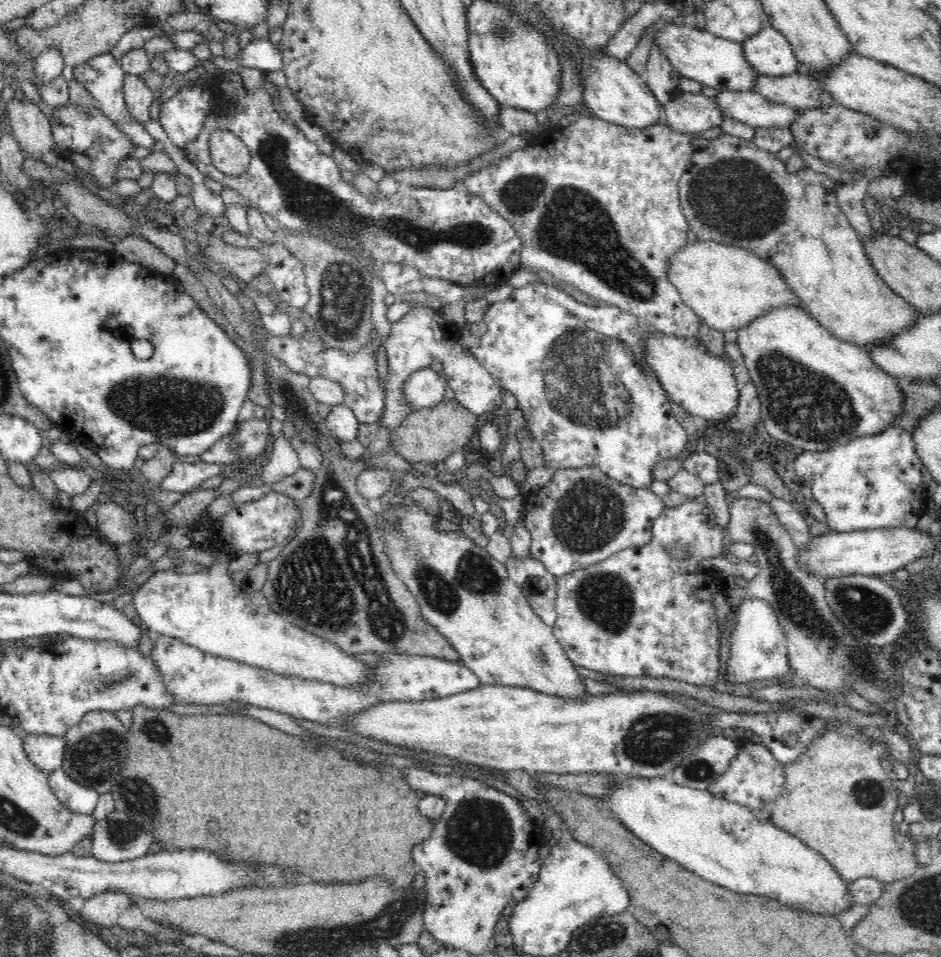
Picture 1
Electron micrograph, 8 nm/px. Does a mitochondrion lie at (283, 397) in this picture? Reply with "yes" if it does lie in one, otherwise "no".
yes

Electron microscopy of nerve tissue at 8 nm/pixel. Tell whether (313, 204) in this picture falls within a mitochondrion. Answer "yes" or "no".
yes

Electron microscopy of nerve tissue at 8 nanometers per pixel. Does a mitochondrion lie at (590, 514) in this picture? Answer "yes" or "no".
yes

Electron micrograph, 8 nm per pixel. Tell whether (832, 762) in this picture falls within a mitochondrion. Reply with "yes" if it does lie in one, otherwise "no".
no

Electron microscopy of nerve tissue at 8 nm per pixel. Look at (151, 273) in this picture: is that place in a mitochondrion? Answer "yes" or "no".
no

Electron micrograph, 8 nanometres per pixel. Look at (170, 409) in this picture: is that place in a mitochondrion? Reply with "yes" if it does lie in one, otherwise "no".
yes

